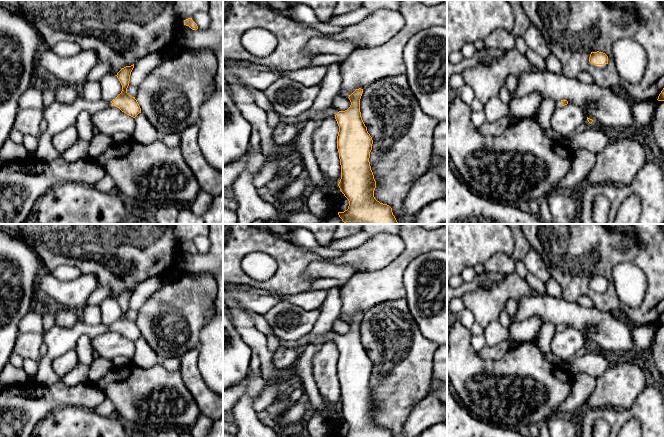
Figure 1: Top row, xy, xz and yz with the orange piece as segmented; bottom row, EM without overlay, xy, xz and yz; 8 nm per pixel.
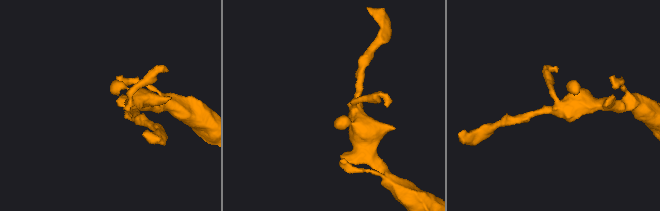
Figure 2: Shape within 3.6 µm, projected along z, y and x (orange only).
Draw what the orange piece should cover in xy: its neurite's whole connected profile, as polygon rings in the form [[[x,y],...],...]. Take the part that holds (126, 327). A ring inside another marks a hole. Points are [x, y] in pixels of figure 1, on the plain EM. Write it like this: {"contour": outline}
{"contour": [[[134,288],[122,292],[117,297],[116,300],[122,309],[122,315],[112,325],[105,325],[103,323],[99,325],[87,325],[82,320],[79,320],[72,327],[65,328],[55,325],[48,331],[42,333],[47,352],[41,357],[41,360],[38,363],[35,381],[43,386],[50,386],[61,381],[61,378],[52,368],[52,362],[58,356],[69,350],[75,349],[77,340],[82,335],[88,335],[92,339],[105,332],[115,330],[133,342],[141,337],[141,332],[135,321],[132,321],[127,317],[133,292]]]}

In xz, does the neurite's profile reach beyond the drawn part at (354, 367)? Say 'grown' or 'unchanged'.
grown

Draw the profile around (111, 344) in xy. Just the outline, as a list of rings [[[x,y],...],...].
[[[111,330],[91,339],[91,347],[95,355],[113,360],[118,356],[131,359],[135,353],[135,342]]]

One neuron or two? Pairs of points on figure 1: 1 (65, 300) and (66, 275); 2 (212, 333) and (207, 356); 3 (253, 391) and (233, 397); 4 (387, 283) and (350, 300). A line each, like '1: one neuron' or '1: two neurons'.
1: two neurons
2: one neuron
3: two neurons
4: one neuron

